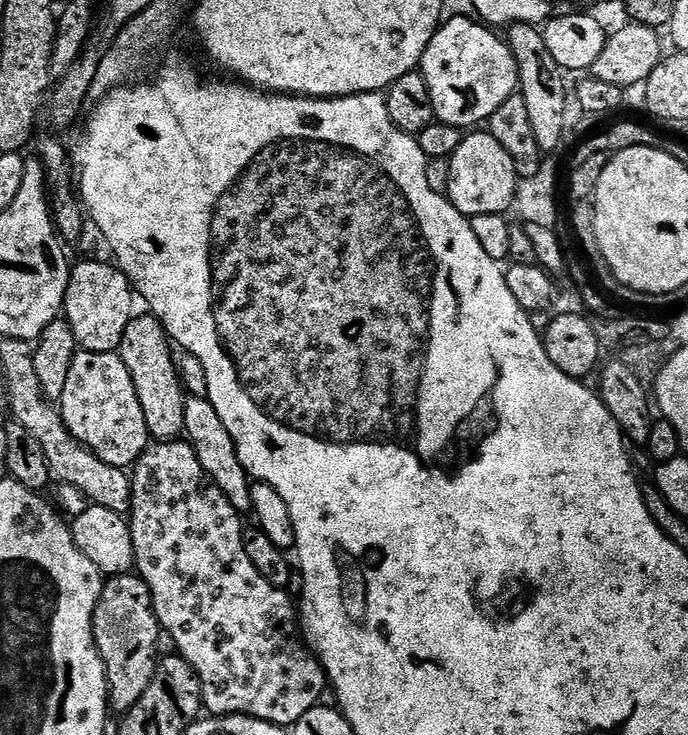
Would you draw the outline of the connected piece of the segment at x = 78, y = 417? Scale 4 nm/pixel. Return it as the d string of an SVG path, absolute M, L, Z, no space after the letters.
M77 351L58 407L70 434L115 468L131 469L150 443L130 370L116 352Z

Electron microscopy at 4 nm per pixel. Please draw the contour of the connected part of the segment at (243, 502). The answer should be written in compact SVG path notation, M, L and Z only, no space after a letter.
M190 396L185 399L184 412L184 436L198 456L204 473L215 483L216 486L234 506L236 512L246 514L251 511L250 502L250 477L245 468L238 462L237 450L230 438L229 430L218 417L218 412L207 397Z

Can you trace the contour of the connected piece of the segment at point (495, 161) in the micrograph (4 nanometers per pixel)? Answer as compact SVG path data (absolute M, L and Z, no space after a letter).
M472 130L461 139L448 160L447 197L465 218L478 214L504 214L515 196L518 177L502 144L486 130Z

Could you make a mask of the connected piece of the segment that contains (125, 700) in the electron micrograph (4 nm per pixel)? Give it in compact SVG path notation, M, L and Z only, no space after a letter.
M139 575L105 579L98 606L92 612L92 633L108 675L111 695L115 703L117 700L121 704L121 709L133 708L138 698L146 694L146 686L150 686L150 678L154 678L158 663L156 643L160 631L160 621L152 608L152 595Z

